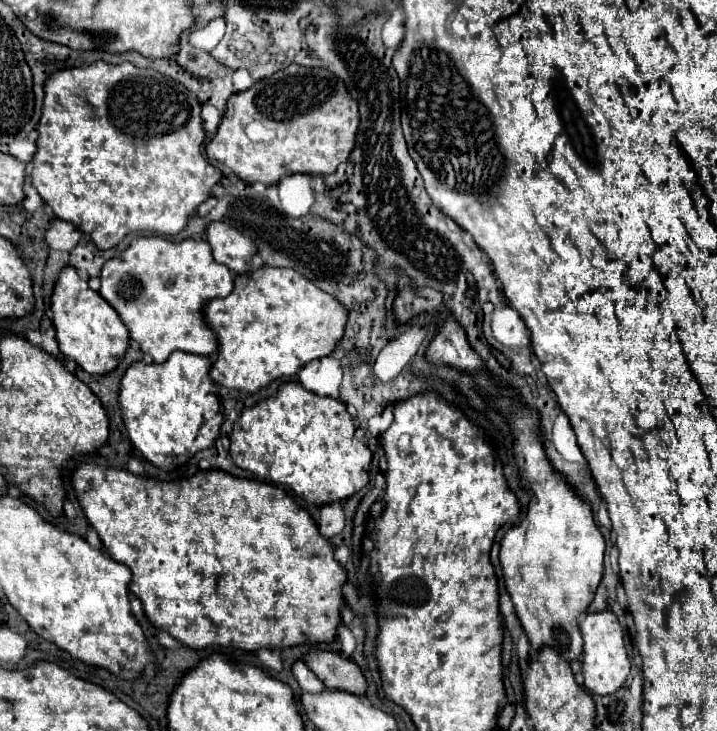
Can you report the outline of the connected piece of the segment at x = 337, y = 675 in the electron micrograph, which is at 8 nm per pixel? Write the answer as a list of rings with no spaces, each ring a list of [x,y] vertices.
[[[310,651],[306,665],[328,689],[348,689],[348,693],[366,695],[366,677],[350,657],[332,651]]]

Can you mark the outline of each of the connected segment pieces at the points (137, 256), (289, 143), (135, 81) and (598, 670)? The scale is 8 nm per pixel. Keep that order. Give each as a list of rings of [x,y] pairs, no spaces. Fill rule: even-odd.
[[[136,237],[120,257],[104,263],[100,279],[100,295],[114,307],[114,311],[118,311],[118,317],[130,331],[130,339],[138,341],[142,353],[148,353],[156,363],[166,361],[172,351],[194,355],[212,355],[218,351],[216,333],[204,321],[204,305],[210,299],[230,295],[234,275],[226,269],[226,265],[218,265],[214,261],[212,249],[206,241],[186,239],[182,243],[172,243],[162,237]]]
[[[288,65],[286,69],[280,69],[272,77],[262,79],[262,83],[256,83],[248,91],[234,93],[226,105],[224,119],[218,127],[218,133],[214,139],[206,145],[206,153],[210,159],[224,163],[230,167],[240,179],[246,183],[266,183],[266,185],[276,185],[280,177],[292,175],[292,173],[308,173],[308,175],[328,175],[334,173],[334,169],[342,163],[348,161],[356,133],[360,125],[360,113],[358,113],[358,103],[350,97],[346,83],[334,73],[322,69],[322,67],[302,67],[302,65]],[[252,121],[260,121],[262,127],[266,127],[272,137],[262,141],[250,141],[246,135],[246,125]]]
[[[96,61],[88,67],[74,67],[74,69],[62,69],[58,73],[50,75],[50,81],[46,81],[46,97],[44,97],[44,109],[42,119],[38,125],[38,151],[32,159],[32,185],[38,191],[38,195],[44,199],[46,205],[54,211],[58,219],[70,221],[72,225],[78,225],[82,233],[90,235],[92,241],[98,245],[98,249],[112,249],[116,247],[128,233],[132,231],[154,231],[162,235],[178,235],[188,219],[198,213],[198,207],[212,197],[212,189],[220,183],[222,171],[214,165],[210,165],[202,153],[200,145],[204,143],[204,129],[202,129],[202,117],[200,117],[200,101],[190,93],[184,85],[172,81],[170,77],[154,71],[154,69],[138,69],[130,63],[110,65],[104,61]]]
[[[612,611],[586,613],[580,621],[580,633],[584,639],[584,657],[582,657],[582,675],[584,687],[596,695],[610,695],[622,687],[630,673],[630,661],[624,647],[622,627]]]

